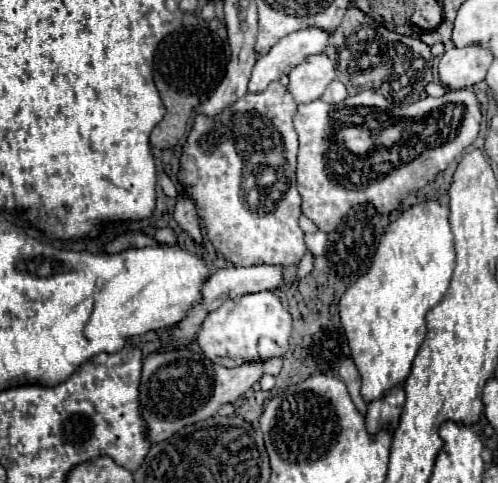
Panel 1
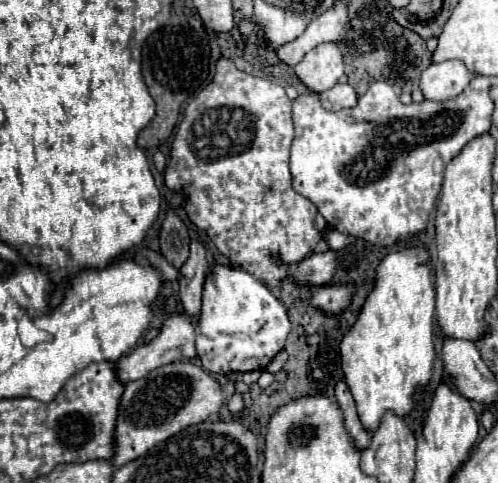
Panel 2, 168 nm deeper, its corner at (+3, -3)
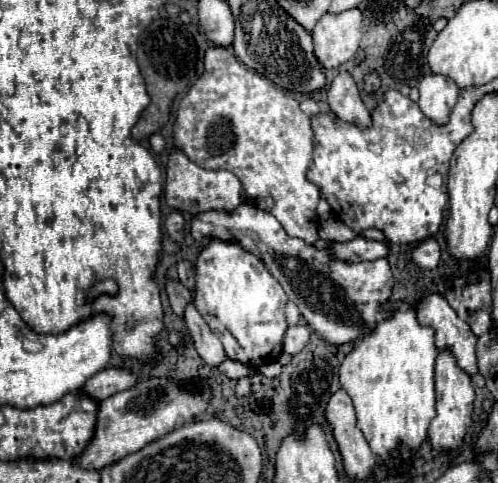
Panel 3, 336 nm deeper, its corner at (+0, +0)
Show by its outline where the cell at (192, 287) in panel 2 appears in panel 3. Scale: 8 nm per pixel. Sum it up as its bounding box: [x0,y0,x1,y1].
[185,304,227,368]

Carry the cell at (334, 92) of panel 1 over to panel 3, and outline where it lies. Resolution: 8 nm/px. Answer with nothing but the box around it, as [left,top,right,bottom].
[327,72,371,128]

